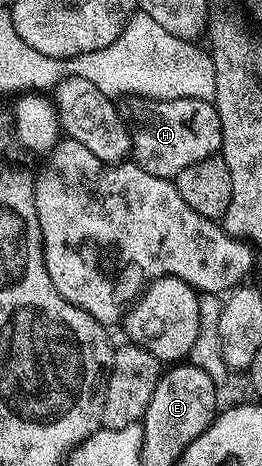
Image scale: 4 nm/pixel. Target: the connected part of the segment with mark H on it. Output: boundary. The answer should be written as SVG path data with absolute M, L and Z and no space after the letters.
M125 95L116 104L125 128L129 132L131 159L160 179L176 180L177 174L187 169L187 165L195 165L195 161L203 161L207 157L218 154L221 150L221 126L219 113L214 104L207 99L145 99L142 95Z

